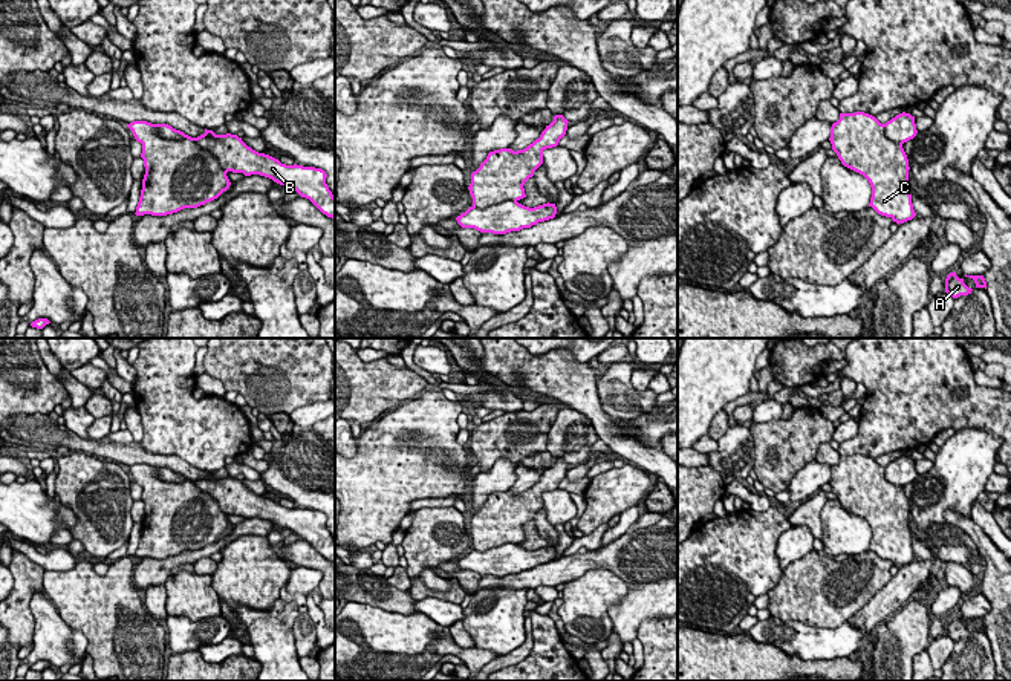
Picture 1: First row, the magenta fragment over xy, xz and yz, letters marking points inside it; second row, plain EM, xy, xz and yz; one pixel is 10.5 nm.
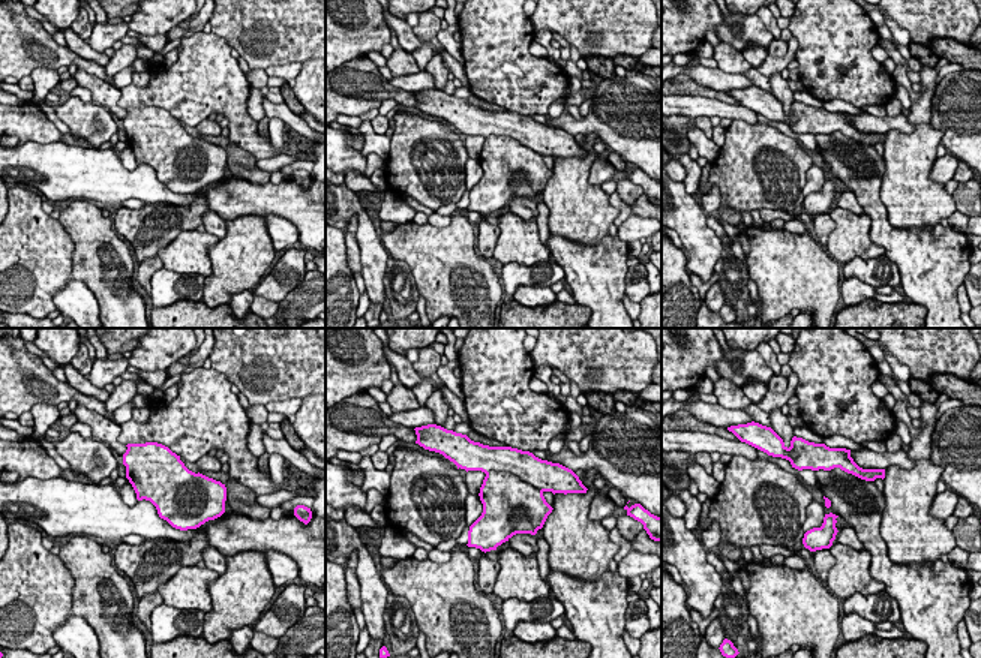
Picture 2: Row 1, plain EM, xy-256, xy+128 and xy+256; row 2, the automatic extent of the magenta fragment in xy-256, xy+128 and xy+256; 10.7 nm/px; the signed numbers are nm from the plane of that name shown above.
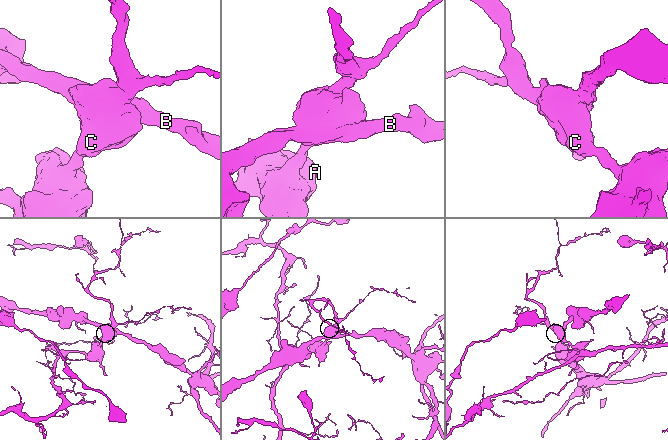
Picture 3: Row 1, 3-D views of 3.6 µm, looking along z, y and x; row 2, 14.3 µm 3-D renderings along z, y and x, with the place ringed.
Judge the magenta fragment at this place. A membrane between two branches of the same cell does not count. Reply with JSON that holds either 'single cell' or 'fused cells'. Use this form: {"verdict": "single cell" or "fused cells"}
{"verdict": "single cell"}

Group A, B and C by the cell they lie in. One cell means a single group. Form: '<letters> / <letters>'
A B C

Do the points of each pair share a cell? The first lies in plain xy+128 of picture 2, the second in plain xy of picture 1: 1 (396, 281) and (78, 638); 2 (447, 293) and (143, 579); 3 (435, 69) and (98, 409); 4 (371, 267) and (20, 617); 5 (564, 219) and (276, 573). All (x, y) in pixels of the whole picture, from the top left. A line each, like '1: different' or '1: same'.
1: same
2: different
3: same
4: different
5: same

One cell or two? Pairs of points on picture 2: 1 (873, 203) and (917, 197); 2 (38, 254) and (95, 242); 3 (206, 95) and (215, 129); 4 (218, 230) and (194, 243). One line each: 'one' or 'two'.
1: two
2: two
3: two
4: two

